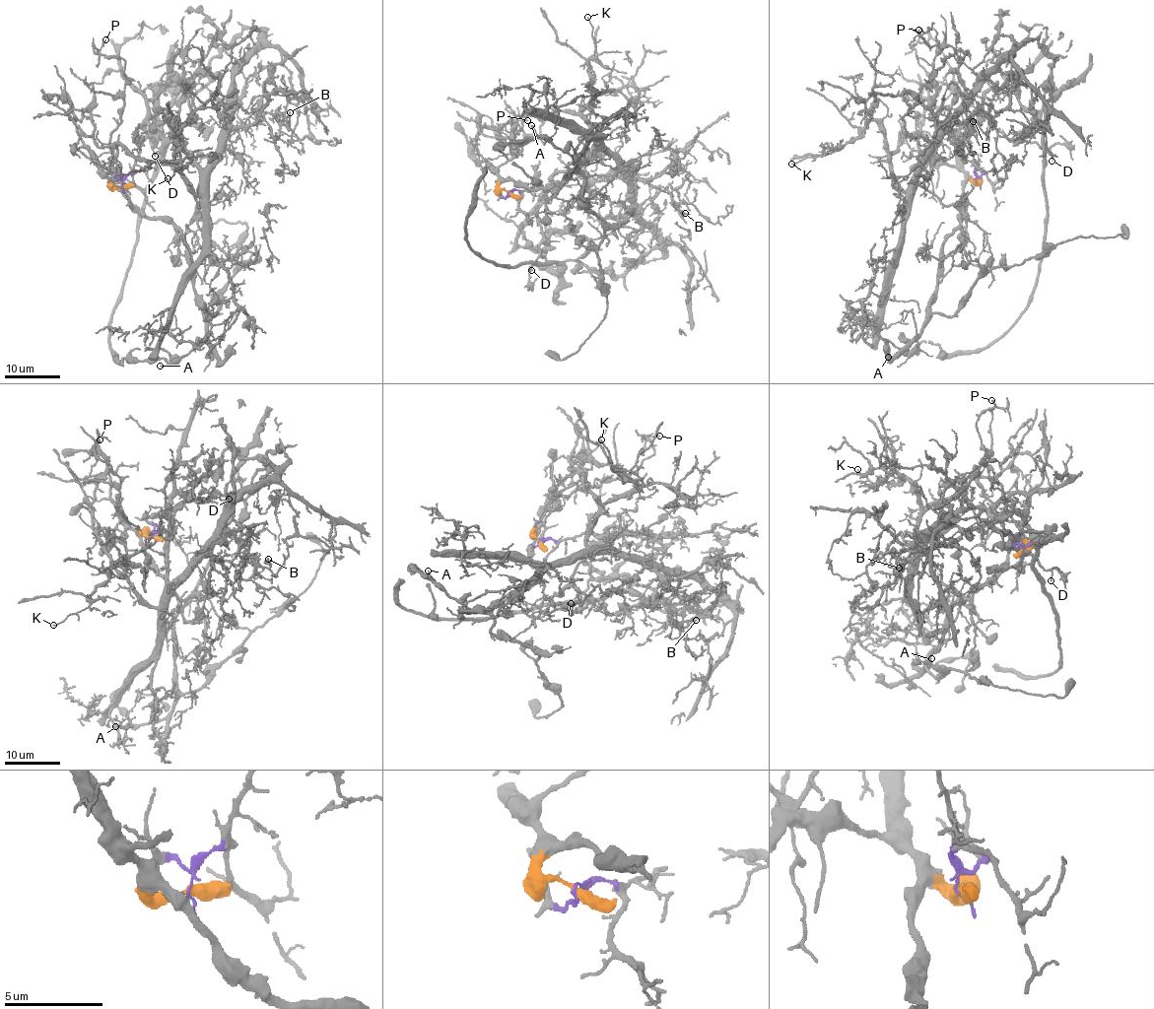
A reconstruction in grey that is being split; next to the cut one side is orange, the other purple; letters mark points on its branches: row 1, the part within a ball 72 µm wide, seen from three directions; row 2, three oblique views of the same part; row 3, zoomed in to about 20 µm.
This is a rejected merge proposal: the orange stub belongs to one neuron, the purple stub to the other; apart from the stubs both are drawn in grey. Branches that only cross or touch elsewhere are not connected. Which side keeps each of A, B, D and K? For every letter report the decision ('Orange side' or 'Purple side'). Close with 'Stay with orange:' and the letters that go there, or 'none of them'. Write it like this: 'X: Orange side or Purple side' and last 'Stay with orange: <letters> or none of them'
A: Orange side
B: Purple side
D: Purple side
K: Purple side
Stay with orange: A

